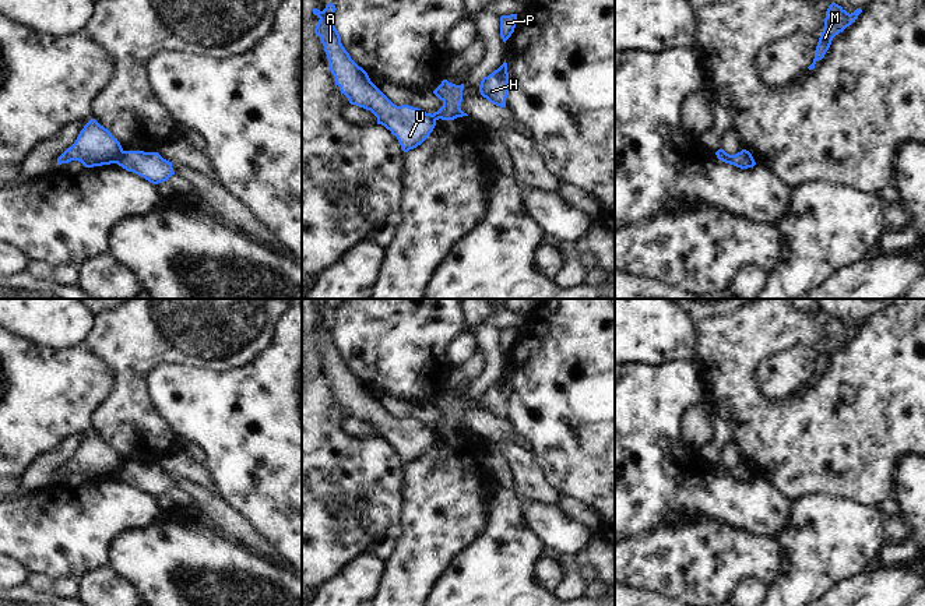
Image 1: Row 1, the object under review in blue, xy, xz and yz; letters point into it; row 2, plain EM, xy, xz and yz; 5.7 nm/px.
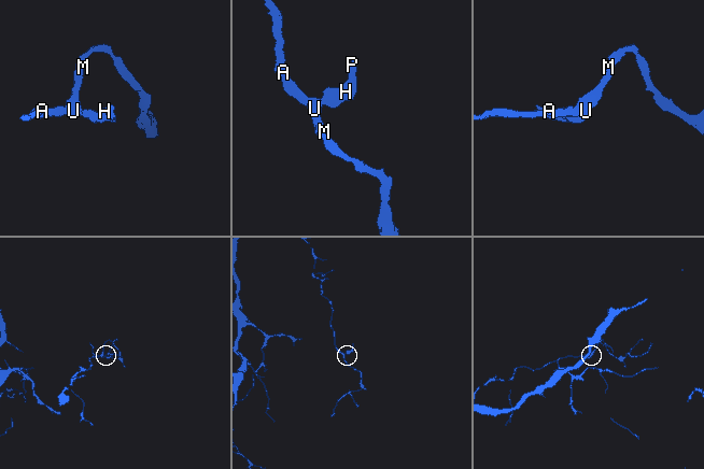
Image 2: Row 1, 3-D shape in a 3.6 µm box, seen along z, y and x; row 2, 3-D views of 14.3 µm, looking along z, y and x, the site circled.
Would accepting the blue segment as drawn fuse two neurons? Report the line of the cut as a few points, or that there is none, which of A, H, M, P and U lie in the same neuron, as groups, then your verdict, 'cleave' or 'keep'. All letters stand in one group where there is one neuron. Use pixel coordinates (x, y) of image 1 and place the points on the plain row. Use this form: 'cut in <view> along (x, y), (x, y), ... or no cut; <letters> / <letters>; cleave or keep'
cut in xy along (123, 464), (115, 475); A M U / H P; cleave

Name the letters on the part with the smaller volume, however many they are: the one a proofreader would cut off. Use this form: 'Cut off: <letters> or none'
Cut off: H, P.

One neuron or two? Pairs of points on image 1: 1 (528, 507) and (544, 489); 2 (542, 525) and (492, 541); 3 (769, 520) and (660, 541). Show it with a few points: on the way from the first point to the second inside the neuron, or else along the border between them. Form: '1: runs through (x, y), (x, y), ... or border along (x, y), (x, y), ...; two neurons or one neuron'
1: border along (516, 492), (524, 499), (555, 506); two neurons
2: border along (517, 499), (528, 527), (545, 545); two neurons
3: border along (697, 520), (721, 521), (728, 527), (760, 538); two neurons

